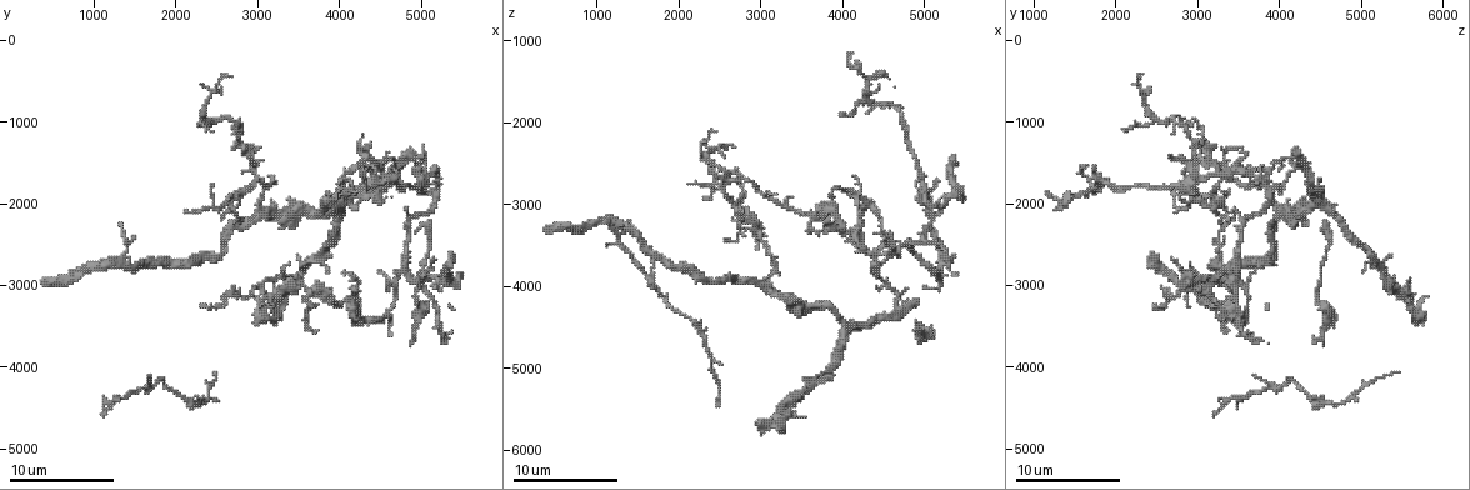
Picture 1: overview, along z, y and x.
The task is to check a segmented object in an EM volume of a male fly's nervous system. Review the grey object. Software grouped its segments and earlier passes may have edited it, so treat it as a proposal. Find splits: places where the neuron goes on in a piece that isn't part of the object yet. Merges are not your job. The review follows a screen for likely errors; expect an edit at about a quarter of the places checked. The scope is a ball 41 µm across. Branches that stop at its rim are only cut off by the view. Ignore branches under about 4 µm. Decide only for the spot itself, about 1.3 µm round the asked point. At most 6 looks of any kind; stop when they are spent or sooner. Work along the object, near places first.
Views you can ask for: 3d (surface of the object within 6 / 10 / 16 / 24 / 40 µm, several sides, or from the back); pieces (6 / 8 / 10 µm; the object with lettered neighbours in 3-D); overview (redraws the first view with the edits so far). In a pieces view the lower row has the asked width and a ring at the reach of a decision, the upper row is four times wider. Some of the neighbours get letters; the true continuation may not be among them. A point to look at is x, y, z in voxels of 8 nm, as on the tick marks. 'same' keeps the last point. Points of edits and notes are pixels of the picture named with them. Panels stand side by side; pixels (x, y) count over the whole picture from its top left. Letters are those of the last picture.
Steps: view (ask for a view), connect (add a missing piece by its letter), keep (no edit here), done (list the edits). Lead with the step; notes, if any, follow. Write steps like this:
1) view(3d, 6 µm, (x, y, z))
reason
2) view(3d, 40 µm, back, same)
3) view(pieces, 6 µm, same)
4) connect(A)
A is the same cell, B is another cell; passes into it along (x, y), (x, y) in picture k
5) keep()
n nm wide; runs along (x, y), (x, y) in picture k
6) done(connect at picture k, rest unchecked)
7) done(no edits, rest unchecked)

view(pieces, 6 µm, (3700, 3600, 3350))
an open end

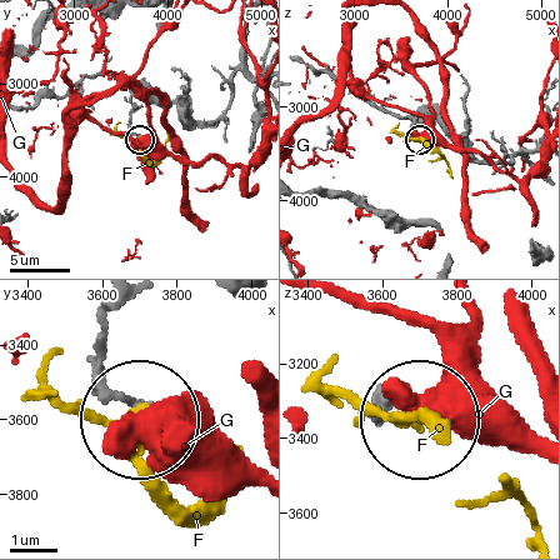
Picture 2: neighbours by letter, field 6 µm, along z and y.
keep()
F and G are other cells; runs along (108, 306), (108, 378), (139, 410) in picture 2; none of them fits

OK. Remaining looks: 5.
view(pieces, 8 µm, (4350, 1800, 3750))
an open end

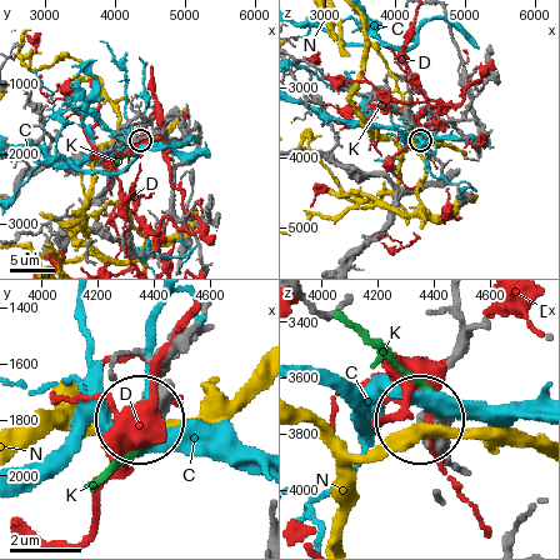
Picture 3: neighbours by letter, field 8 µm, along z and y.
keep()
C, D, K and N are other cells; no lettered piece goes on from it

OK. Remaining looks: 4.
view(3d, 10 µm, (4000, 1750, 1900))

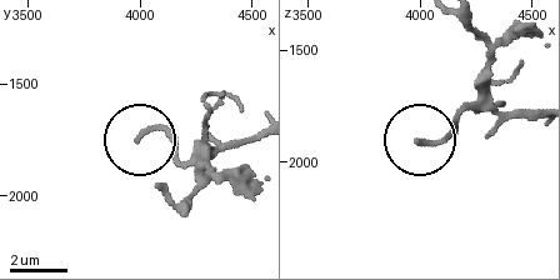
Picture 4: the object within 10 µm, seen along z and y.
view(pieces, 8 µm, (4000, 1740, 1920))

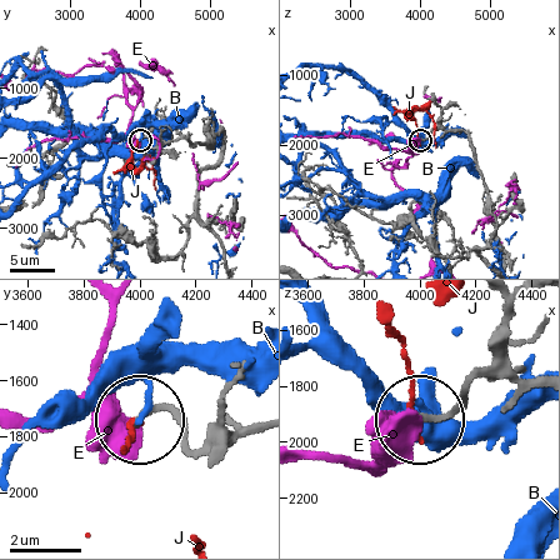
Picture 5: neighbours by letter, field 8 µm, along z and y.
keep()
B, E and J are other cells; none of them fits

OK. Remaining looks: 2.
done(no edits, rest unchecked)

